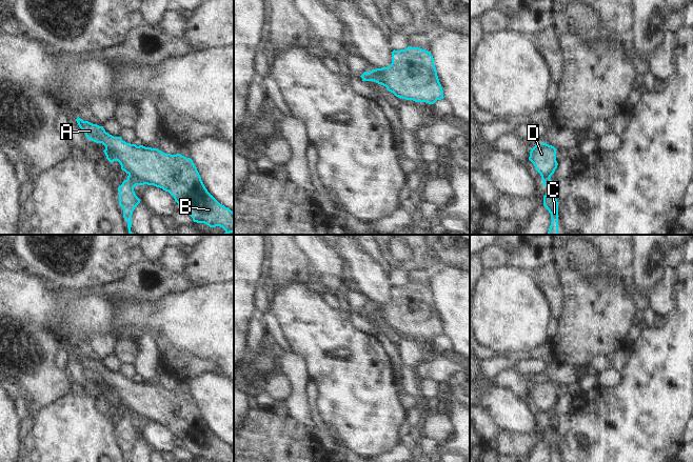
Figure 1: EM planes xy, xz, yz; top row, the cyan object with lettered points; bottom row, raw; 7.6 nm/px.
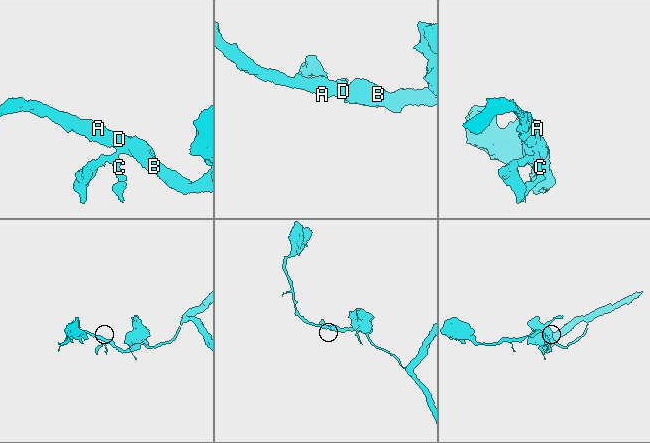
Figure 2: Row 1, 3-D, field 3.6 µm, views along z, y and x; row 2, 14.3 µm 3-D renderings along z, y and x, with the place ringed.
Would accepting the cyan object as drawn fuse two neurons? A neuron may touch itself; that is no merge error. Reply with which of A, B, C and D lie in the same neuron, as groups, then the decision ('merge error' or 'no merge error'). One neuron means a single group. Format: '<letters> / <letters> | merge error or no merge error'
A B D / C | merge error

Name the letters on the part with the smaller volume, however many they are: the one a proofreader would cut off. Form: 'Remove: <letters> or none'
Remove: C.

